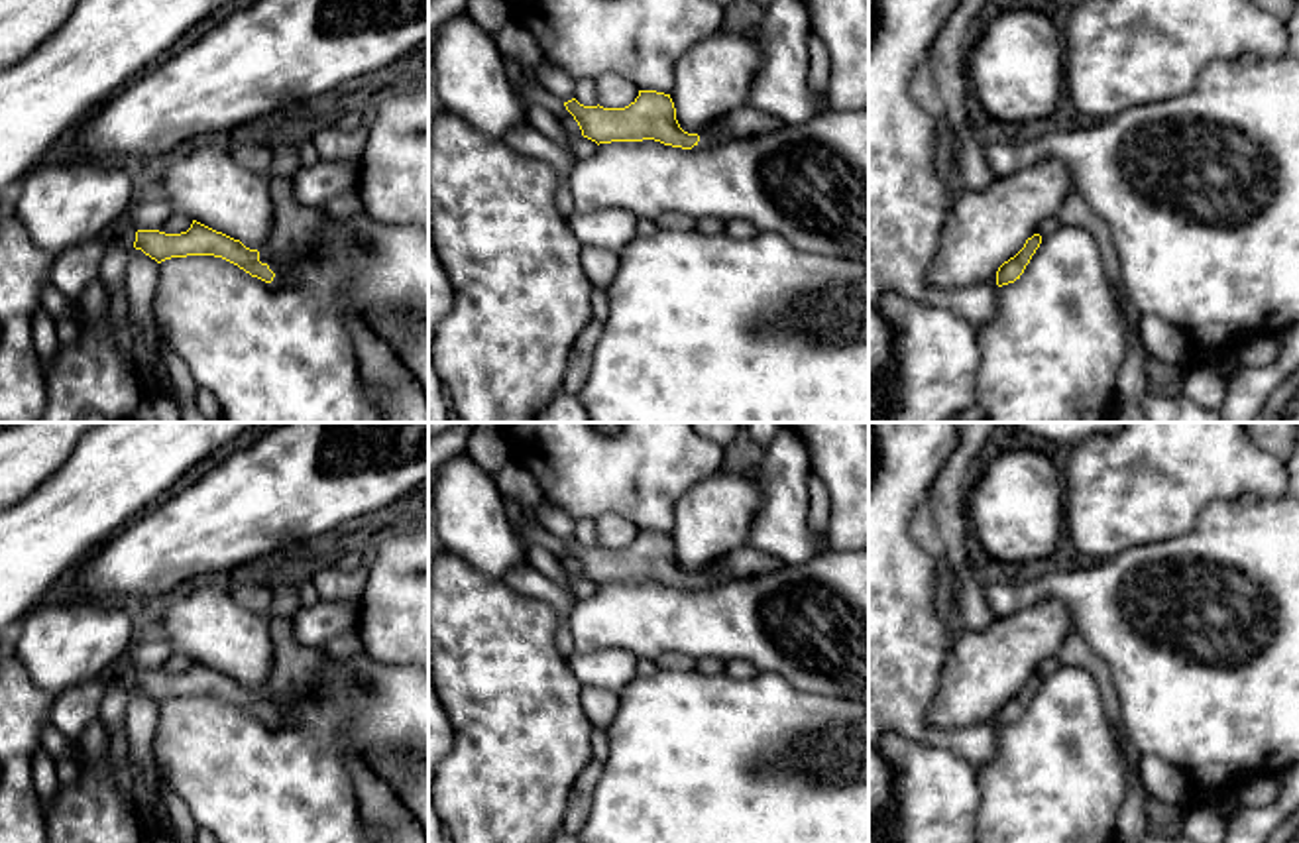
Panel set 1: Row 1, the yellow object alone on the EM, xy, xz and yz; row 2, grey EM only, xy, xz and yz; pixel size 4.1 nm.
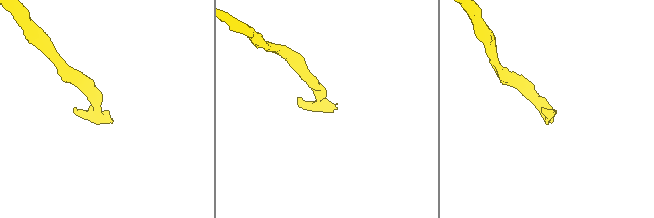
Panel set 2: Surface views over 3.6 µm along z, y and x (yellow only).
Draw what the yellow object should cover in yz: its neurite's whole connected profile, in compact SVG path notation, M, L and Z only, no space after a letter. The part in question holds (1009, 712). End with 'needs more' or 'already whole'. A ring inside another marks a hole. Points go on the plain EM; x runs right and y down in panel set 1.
M1034 674L1032 678L1028 678L1024 688L998 707L996 725L1002 727L1020 719L1020 715L1024 713L1026 705L1030 703L1040 684L1042 684L1040 674Z; already whole

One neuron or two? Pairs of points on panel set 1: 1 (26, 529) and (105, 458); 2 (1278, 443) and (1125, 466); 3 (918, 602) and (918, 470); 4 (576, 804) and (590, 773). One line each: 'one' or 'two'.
1: one
2: two
3: one
4: one

